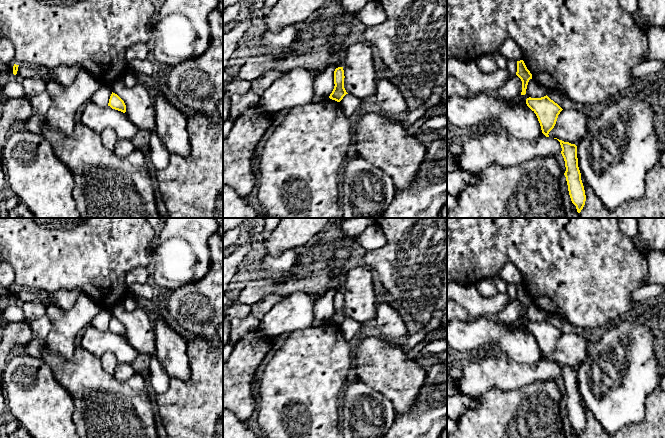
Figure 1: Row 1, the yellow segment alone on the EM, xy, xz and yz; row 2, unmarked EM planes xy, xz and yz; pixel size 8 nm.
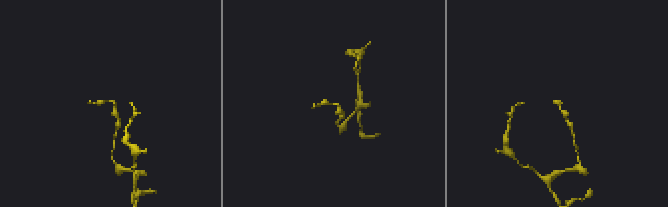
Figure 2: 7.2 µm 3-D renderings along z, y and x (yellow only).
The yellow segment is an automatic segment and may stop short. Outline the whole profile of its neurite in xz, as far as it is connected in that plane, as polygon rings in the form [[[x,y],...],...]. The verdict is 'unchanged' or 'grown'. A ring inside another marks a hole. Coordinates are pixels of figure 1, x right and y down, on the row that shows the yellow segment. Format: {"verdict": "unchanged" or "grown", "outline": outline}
{"verdict": "unchanged", "outline": [[[338,67],[334,71],[334,89],[330,94],[329,98],[340,102],[343,97],[348,94],[344,88],[344,70],[343,67]]]}

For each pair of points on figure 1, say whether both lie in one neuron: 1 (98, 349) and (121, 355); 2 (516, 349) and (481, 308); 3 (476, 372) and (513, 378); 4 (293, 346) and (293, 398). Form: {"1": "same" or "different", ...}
{"1": "same", "2": "different", "3": "same", "4": "same"}

